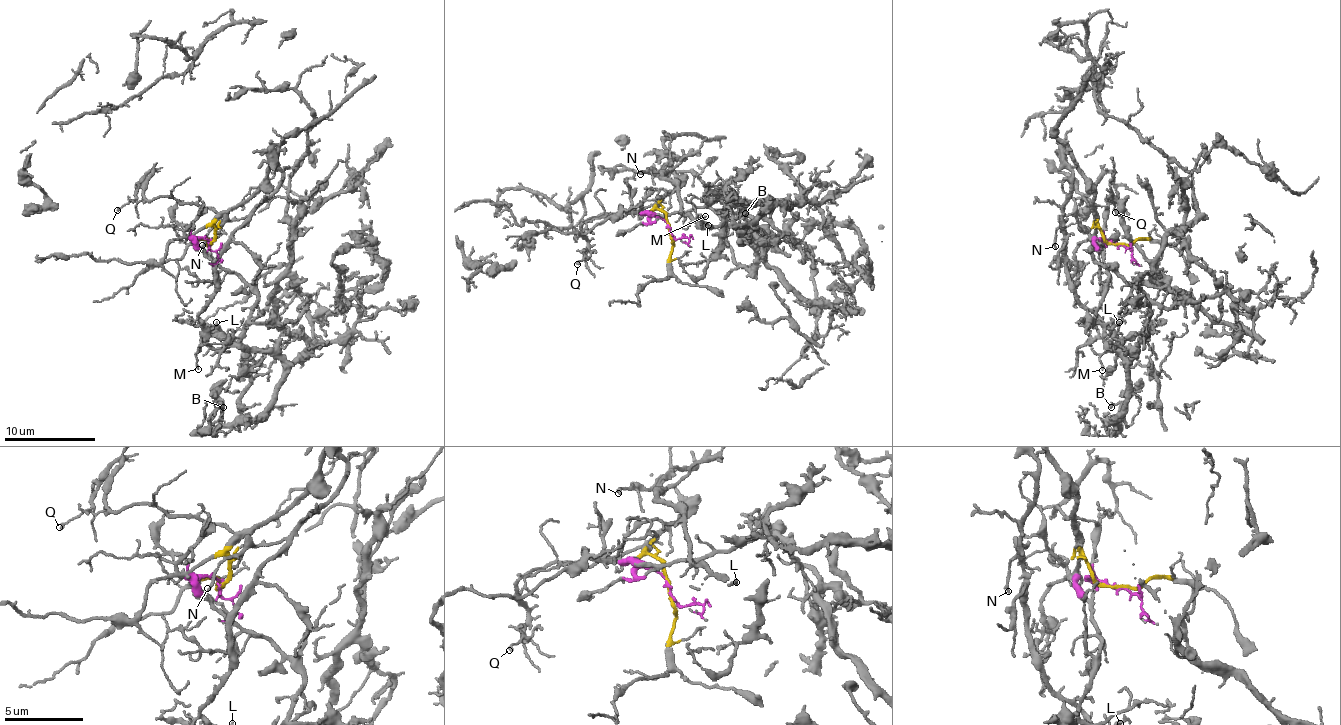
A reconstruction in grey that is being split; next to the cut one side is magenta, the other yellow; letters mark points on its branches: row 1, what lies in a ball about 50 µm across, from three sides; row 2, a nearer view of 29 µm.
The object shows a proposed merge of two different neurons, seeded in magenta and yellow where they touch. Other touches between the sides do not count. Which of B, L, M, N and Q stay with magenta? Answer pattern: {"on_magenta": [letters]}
{"on_magenta": ["B", "L", "M", "N"]}

